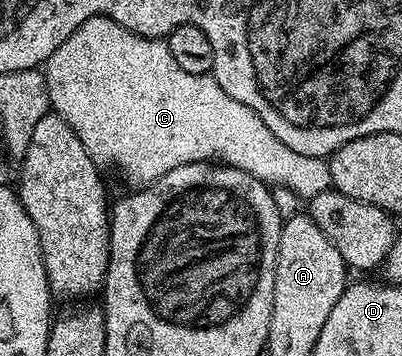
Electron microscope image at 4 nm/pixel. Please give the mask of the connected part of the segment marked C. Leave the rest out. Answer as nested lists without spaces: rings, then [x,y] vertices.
[[[89,18],[84,20],[84,24],[80,24],[76,28],[76,32],[72,32],[72,36],[68,36],[68,40],[64,40],[64,44],[60,44],[60,48],[56,48],[56,52],[52,52],[50,59],[44,63],[44,73],[49,109],[60,115],[68,124],[68,128],[72,128],[72,132],[76,132],[76,136],[80,136],[80,144],[84,144],[84,152],[88,152],[88,156],[95,166],[99,168],[119,166],[132,181],[138,182],[134,184],[157,182],[168,172],[172,172],[184,164],[213,160],[215,163],[235,166],[238,170],[248,172],[271,187],[283,186],[288,188],[292,192],[296,192],[296,196],[300,200],[315,198],[320,196],[320,192],[331,189],[330,164],[327,159],[317,158],[316,156],[300,156],[296,152],[292,152],[292,148],[285,146],[271,132],[268,124],[264,124],[264,120],[260,120],[260,116],[256,116],[256,112],[252,112],[252,108],[248,108],[240,100],[232,100],[232,96],[228,96],[228,92],[224,92],[224,88],[220,88],[220,84],[213,76],[184,72],[184,68],[180,68],[180,64],[176,64],[176,60],[172,60],[172,52],[168,52],[165,41],[161,38],[142,38],[139,34],[128,32],[110,18]]]

